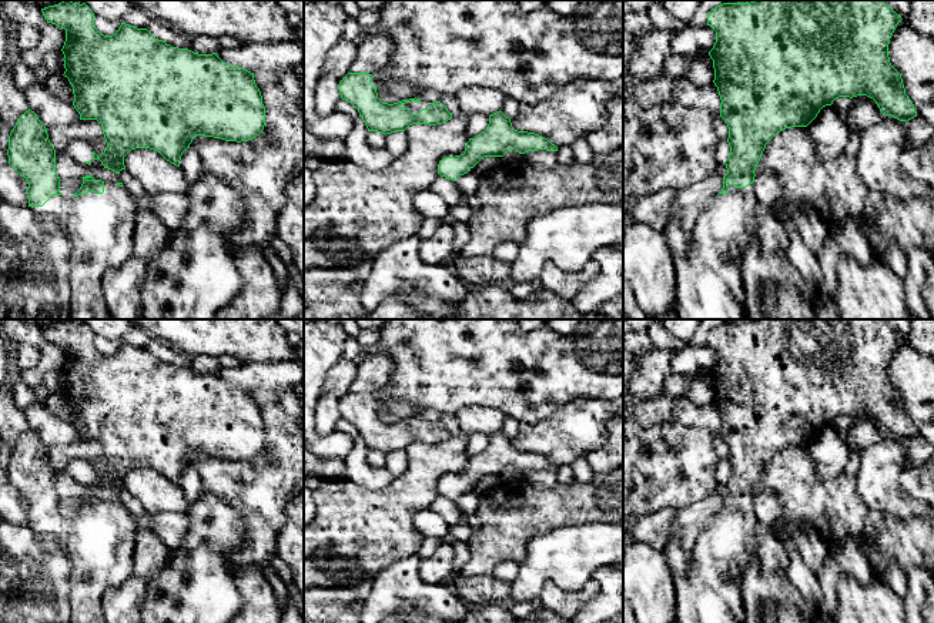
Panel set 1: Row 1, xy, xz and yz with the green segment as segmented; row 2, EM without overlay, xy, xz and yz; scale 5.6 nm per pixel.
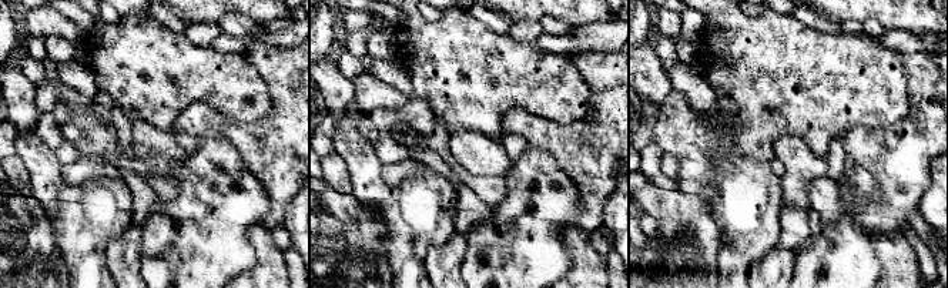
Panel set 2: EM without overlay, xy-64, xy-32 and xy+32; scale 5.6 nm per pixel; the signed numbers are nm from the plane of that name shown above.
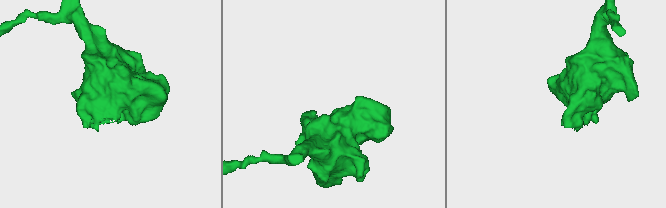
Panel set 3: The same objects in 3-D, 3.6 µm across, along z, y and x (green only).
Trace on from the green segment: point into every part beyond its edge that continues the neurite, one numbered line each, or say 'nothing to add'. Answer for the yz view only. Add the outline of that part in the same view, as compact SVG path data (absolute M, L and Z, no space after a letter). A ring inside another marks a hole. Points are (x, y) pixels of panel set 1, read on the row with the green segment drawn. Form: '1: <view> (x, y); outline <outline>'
1: yz (707, 280); outline M727 181L729 192L724 195L719 194L710 200L697 215L689 232L683 230L674 215L670 215L663 231L674 261L674 295L679 319L750 319L746 308L746 289L740 264L756 232L759 201L754 192L754 184L746 188L734 188L732 181Z

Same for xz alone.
1: xz (415, 107); outline M406 101L405 104L401 104L401 107L408 108L412 114L418 114L422 108L429 108L431 105L432 104L428 103L428 101L422 101L422 103L418 103L418 101L409 103L409 101Z

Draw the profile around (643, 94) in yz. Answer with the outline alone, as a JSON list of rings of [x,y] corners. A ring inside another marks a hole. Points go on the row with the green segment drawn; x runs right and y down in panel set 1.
[[[663,76],[647,81],[636,81],[623,98],[623,120],[632,118],[646,108],[674,101],[676,80]]]

